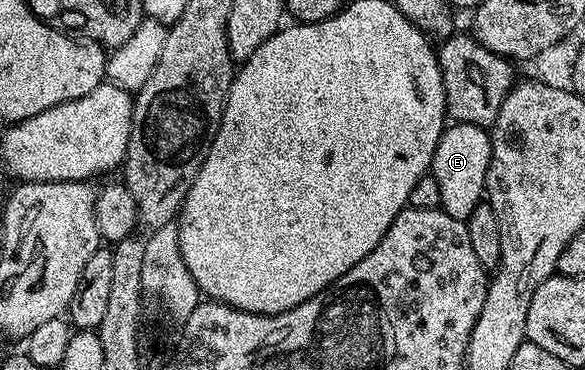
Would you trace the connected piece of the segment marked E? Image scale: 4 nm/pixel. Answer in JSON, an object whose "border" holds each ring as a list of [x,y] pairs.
{"border":[[[450,122],[435,145],[431,174],[439,185],[440,210],[462,221],[486,198],[485,182],[491,165],[490,132],[479,125]]]}

